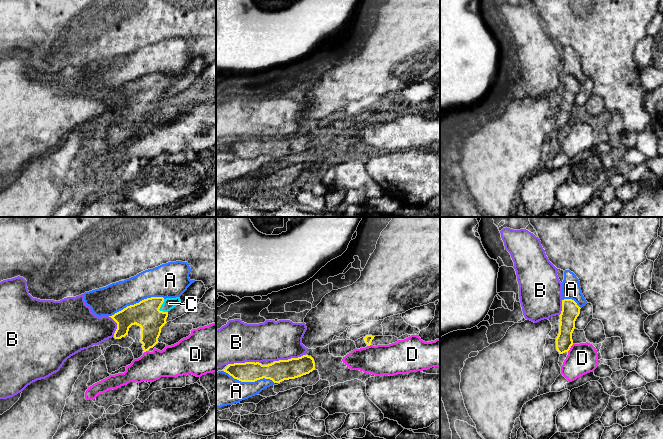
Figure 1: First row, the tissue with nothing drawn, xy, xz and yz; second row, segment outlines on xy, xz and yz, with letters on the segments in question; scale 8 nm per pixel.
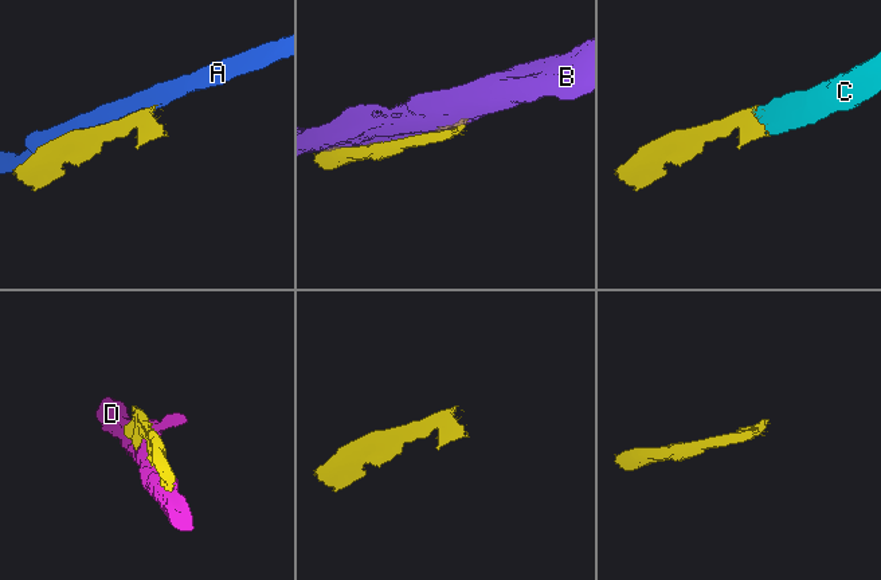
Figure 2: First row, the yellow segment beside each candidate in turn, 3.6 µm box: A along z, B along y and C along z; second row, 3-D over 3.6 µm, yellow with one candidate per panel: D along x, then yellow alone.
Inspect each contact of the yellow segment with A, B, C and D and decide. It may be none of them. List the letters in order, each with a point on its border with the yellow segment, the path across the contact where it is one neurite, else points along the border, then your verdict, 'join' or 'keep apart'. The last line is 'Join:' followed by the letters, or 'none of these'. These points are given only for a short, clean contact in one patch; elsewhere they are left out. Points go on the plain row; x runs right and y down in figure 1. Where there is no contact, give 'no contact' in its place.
A: meets yellow in xy at (136, 79); keep apart
B: meets yellow in xz at (289, 135); keep apart
C: meets yellow in xy at (159, 84); runs through xy (146, 90), (159, 84), (169, 79); join
D: meets yellow in yz at (570, 123); keep apart
Join: C

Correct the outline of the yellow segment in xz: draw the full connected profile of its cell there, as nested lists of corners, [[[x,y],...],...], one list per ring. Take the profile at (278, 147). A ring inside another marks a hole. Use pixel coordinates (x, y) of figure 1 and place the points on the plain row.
[[[311,132],[274,137],[268,141],[259,138],[234,139],[227,141],[223,147],[241,158],[255,158],[270,155],[274,159],[295,155],[315,146],[315,138]]]

